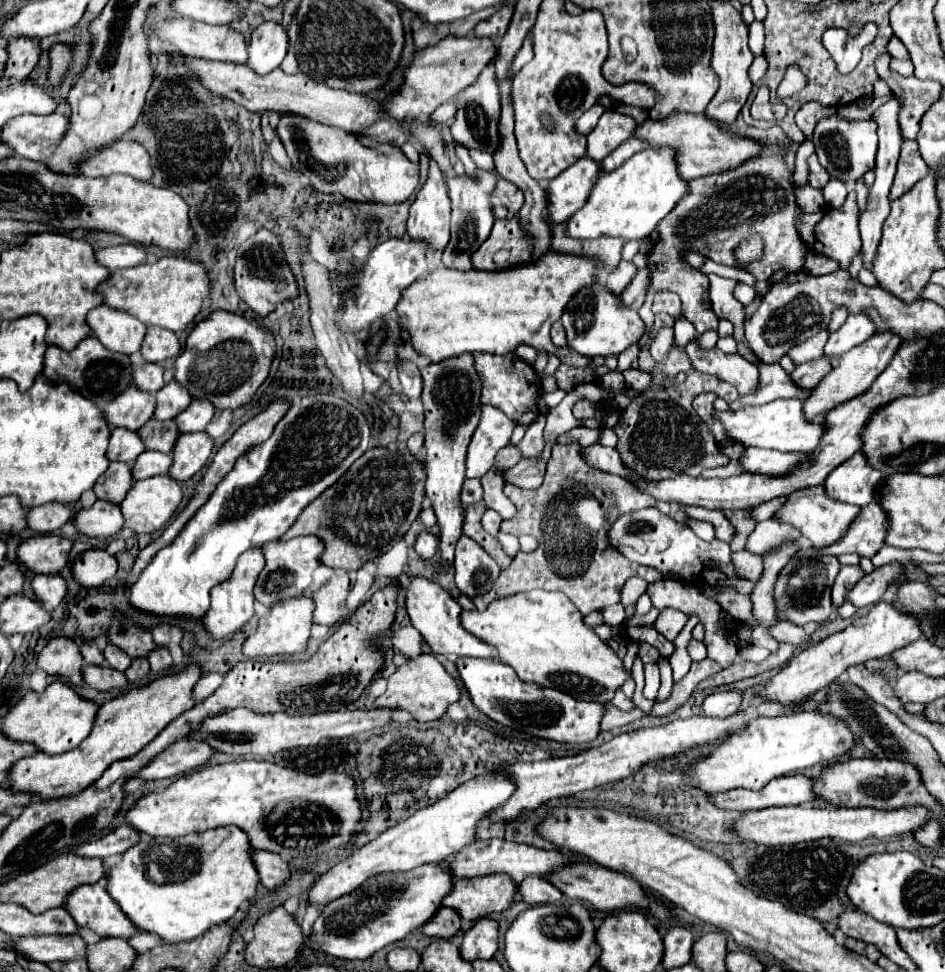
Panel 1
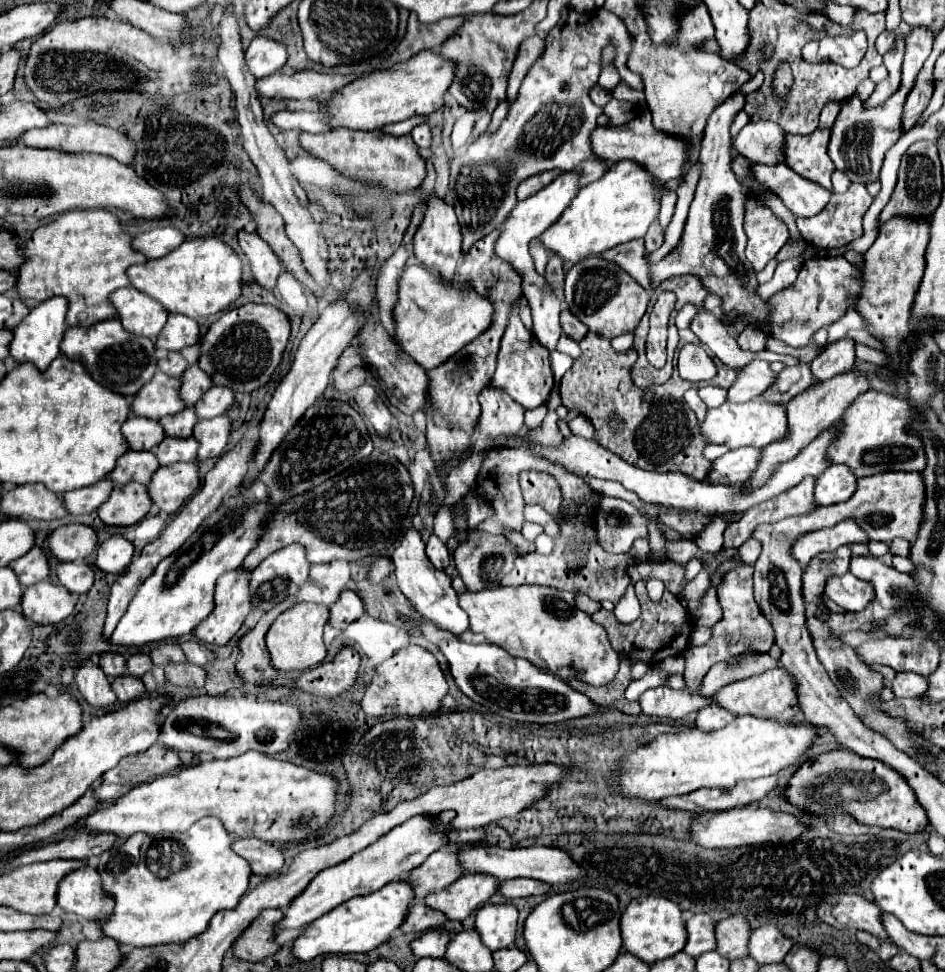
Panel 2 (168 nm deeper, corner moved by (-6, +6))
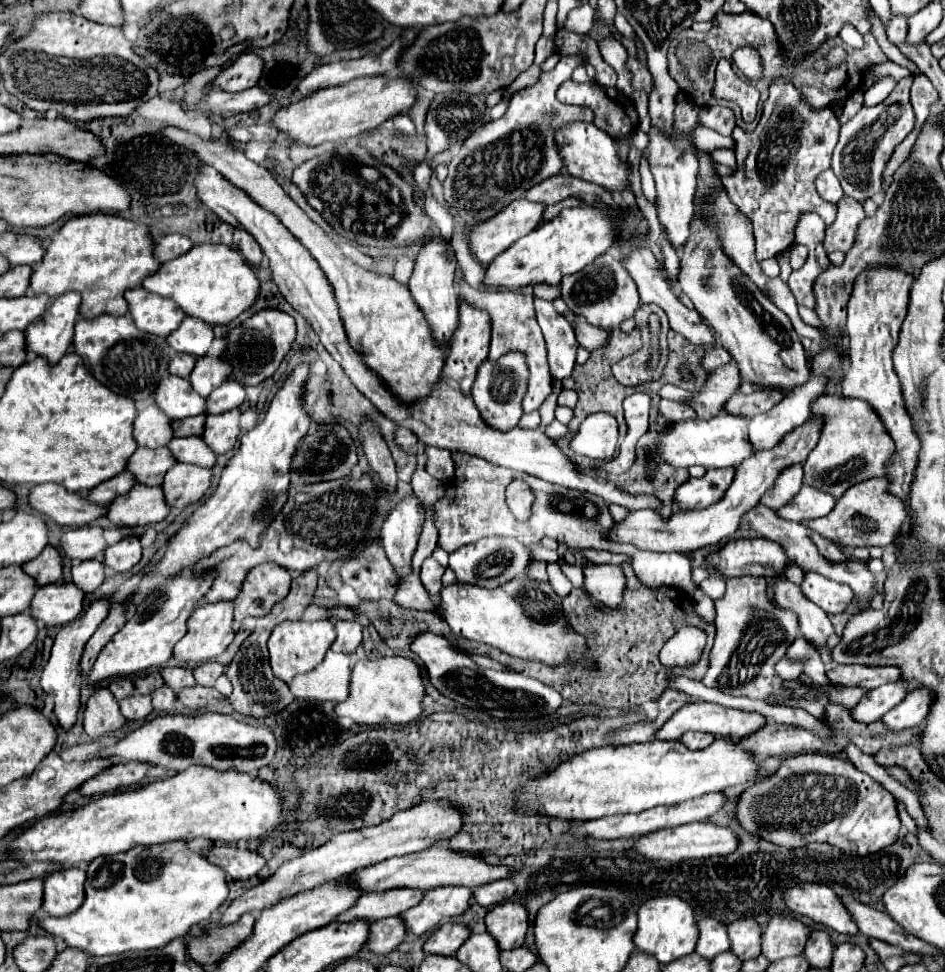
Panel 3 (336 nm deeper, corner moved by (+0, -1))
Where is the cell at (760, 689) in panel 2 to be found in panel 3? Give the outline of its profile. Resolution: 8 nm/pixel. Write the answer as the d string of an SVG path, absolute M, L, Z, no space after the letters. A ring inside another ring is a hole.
M694 702L682 708L682 712L676 712L656 734L654 740L680 740L680 736L688 730L700 730L714 736L732 736L732 738L746 738L752 732L756 732L764 724L764 716L758 712L744 712L734 708L724 708L720 704L712 702Z

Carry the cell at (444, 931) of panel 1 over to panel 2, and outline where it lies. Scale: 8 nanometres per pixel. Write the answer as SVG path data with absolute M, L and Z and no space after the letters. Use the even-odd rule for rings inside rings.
M416 901L408 909L408 915L406 915L404 923L400 925L400 931L404 931L404 933L426 933L430 929L442 927L446 921L448 921L448 917L444 917L440 911L428 909L428 905L424 905L424 901Z

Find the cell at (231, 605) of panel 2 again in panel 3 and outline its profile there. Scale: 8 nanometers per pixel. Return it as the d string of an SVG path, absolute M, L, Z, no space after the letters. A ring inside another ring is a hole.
M218 602L218 604L206 604L202 608L194 610L194 616L190 616L190 628L182 640L174 646L174 660L186 664L186 666L198 666L208 660L214 660L220 656L228 644L234 640L234 618L232 618L232 604L230 602Z

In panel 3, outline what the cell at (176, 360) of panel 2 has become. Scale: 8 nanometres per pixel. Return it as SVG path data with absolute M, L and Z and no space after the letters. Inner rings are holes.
M178 354L178 356L174 356L174 360L170 362L170 374L188 378L190 372L194 370L194 364L196 364L196 356L190 356L190 354Z

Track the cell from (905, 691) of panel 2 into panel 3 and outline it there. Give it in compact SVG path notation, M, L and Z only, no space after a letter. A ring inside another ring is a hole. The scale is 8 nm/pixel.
M892 682L886 686L878 686L874 690L868 690L862 700L850 710L854 720L860 722L876 722L880 720L890 708L894 708L898 702L902 702L902 698L906 696L906 684L902 682Z

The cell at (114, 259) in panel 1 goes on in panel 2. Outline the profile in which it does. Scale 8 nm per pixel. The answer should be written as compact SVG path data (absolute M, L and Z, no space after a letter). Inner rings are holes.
M162 227L162 229L154 229L154 231L134 237L132 249L136 249L138 253L142 253L148 259L156 259L156 257L170 253L184 241L186 241L186 235L182 231L178 231L174 227Z

